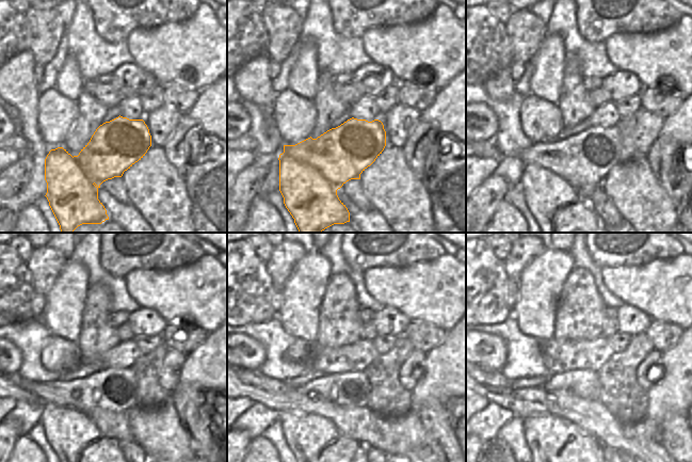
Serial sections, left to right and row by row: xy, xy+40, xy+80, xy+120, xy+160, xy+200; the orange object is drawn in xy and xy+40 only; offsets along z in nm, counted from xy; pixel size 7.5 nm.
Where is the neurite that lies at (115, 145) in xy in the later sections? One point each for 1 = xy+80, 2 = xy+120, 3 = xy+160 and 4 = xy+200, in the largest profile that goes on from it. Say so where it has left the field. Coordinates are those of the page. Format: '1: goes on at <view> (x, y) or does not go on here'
1: goes on at xy+80 (553, 171)
2: goes on at xy+120 (82, 449)
3: goes on at xy+160 (320, 449)
4: goes on at xy+200 (560, 449)

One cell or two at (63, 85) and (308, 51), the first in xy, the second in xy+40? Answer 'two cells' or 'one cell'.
one cell

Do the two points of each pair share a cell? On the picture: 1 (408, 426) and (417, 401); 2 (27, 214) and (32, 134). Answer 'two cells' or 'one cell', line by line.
1: two cells
2: two cells

